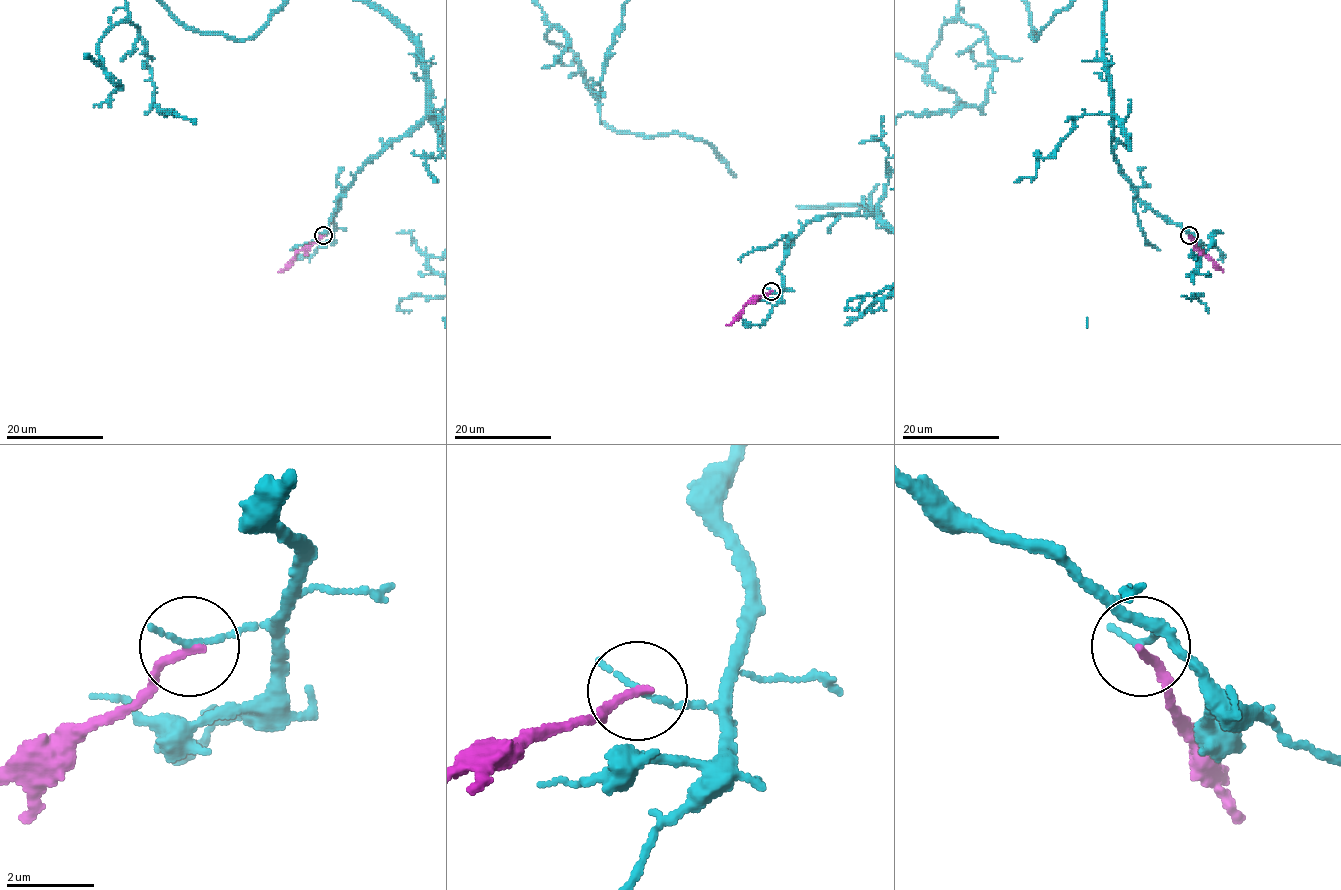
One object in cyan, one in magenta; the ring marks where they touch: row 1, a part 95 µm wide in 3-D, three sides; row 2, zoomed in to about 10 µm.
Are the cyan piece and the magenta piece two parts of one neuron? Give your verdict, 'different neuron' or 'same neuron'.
different neuron

